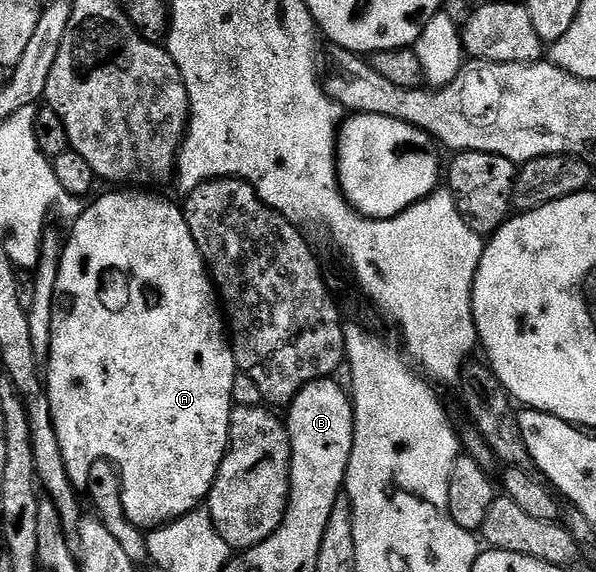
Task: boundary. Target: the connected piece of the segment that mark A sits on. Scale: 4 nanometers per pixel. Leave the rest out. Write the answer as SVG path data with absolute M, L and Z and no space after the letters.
M117 191L121 193L105 193L98 199L94 205L86 204L81 210L81 214L72 222L73 230L69 233L69 238L63 241L61 250L61 262L57 268L57 282L53 292L53 318L51 319L51 339L49 340L49 351L47 360L49 360L49 370L44 370L43 380L47 399L51 405L51 419L54 423L55 436L58 439L59 450L62 452L63 463L66 465L66 473L70 482L77 491L84 490L88 483L88 469L93 463L101 458L106 458L113 463L121 478L121 498L123 499L123 511L131 523L139 527L160 527L169 524L179 517L187 516L194 509L198 508L208 498L215 475L223 463L225 454L229 452L229 420L235 408L233 401L233 388L237 385L239 370L237 360L233 354L233 347L230 338L227 336L227 325L223 320L222 310L219 308L219 298L215 292L215 286L210 278L209 271L205 267L205 260L201 258L199 247L191 235L191 227L187 227L185 210L180 204L172 205L169 201L164 201L161 197L156 197L153 191Z

